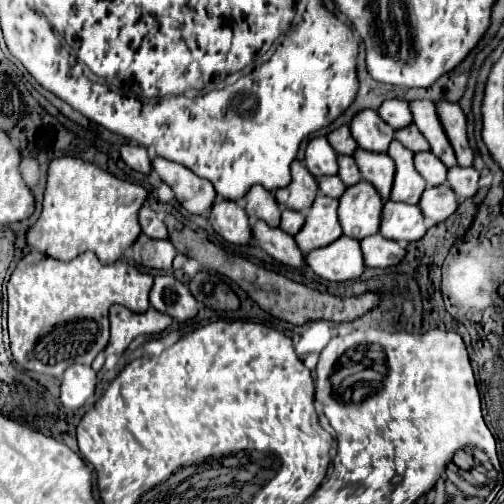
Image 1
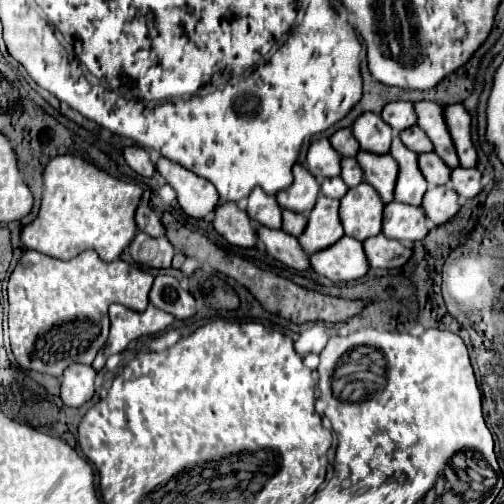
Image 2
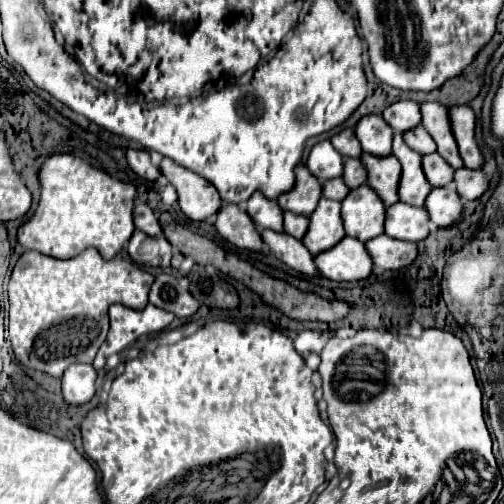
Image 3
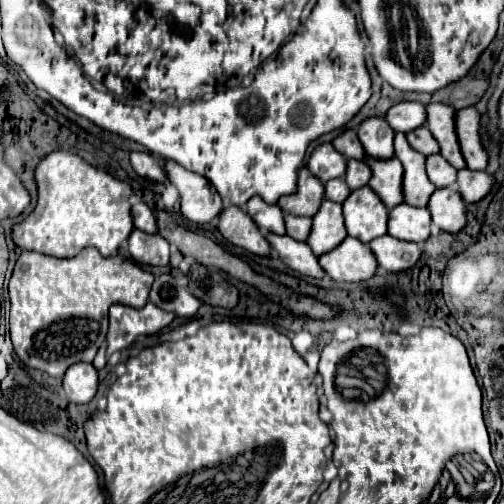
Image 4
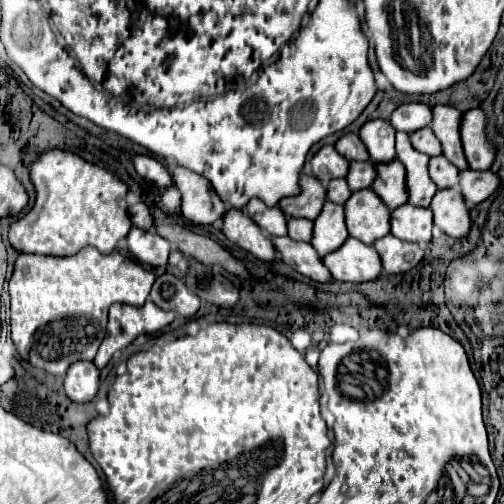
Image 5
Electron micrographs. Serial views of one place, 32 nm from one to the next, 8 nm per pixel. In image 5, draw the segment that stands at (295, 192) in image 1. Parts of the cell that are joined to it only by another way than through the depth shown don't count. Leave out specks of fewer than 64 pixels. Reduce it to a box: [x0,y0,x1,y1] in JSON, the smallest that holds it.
[280,174,326,220]

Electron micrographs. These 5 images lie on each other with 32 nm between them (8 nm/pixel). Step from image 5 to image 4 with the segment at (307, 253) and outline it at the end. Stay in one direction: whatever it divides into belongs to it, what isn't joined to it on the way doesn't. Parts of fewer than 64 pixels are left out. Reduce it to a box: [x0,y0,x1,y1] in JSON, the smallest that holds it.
[266,234,326,278]

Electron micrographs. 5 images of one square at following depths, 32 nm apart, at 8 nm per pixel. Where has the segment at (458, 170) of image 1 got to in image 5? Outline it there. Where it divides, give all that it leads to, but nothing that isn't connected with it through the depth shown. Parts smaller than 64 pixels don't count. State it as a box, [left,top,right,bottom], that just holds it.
[460,170,500,206]

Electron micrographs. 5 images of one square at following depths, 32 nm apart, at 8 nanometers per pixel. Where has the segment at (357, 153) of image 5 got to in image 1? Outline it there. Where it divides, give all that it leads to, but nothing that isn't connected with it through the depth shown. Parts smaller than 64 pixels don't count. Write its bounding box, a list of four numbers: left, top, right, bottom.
[328,126,358,156]

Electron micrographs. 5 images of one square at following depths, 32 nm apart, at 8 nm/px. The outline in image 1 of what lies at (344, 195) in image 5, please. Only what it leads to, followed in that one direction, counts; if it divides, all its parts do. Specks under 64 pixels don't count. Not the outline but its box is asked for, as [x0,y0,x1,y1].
[318,176,346,198]

